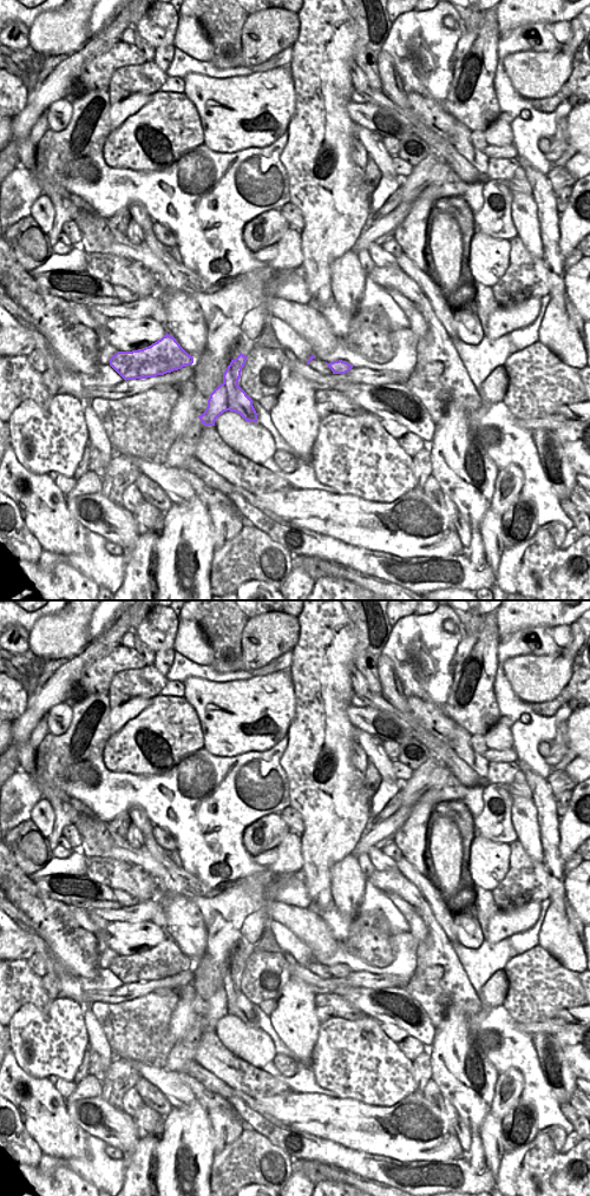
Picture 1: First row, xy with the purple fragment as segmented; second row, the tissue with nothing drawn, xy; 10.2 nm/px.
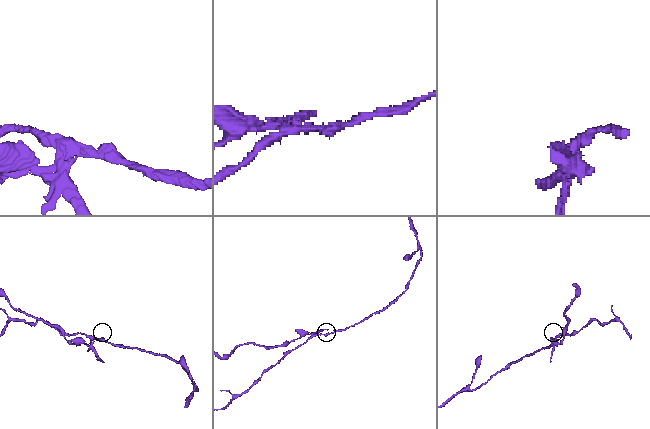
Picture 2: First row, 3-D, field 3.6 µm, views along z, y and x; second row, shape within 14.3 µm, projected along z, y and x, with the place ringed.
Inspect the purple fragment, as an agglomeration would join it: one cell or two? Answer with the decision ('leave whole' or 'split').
split

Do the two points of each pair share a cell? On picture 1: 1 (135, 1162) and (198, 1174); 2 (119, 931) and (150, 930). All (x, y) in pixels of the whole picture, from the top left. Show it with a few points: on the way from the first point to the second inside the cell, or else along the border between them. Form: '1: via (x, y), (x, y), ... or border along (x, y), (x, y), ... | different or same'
1: border along (158, 1138), (153, 1149), (149, 1174), (150, 1183) | different
2: via (126, 931), (143, 931) | same

